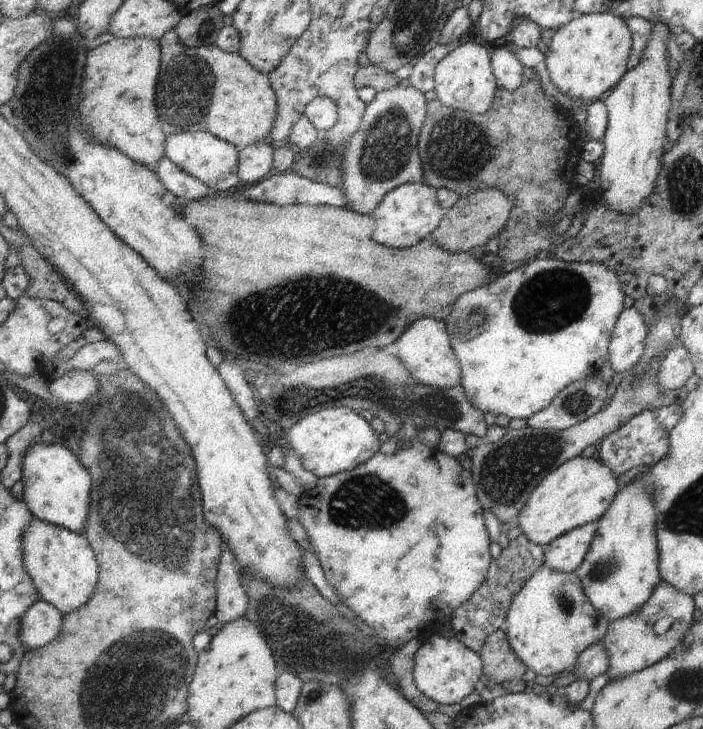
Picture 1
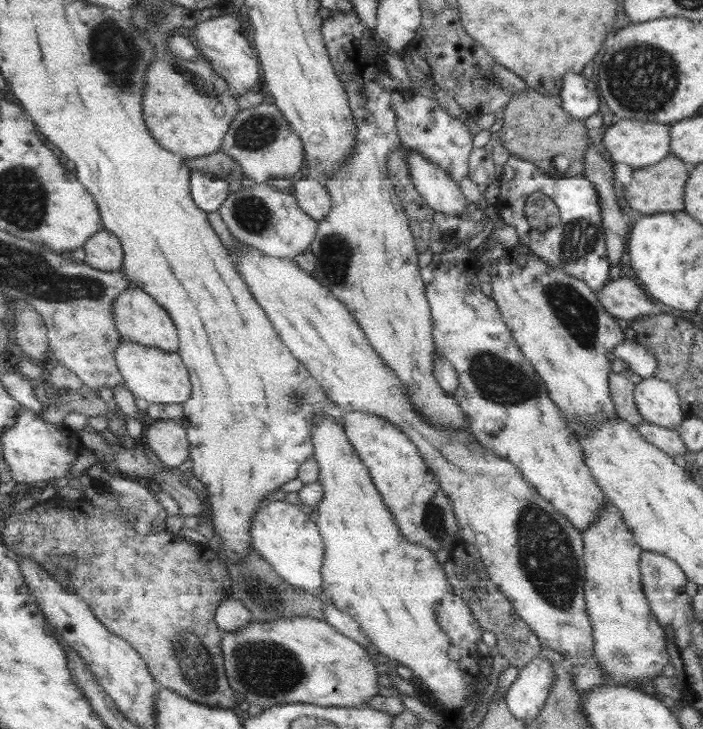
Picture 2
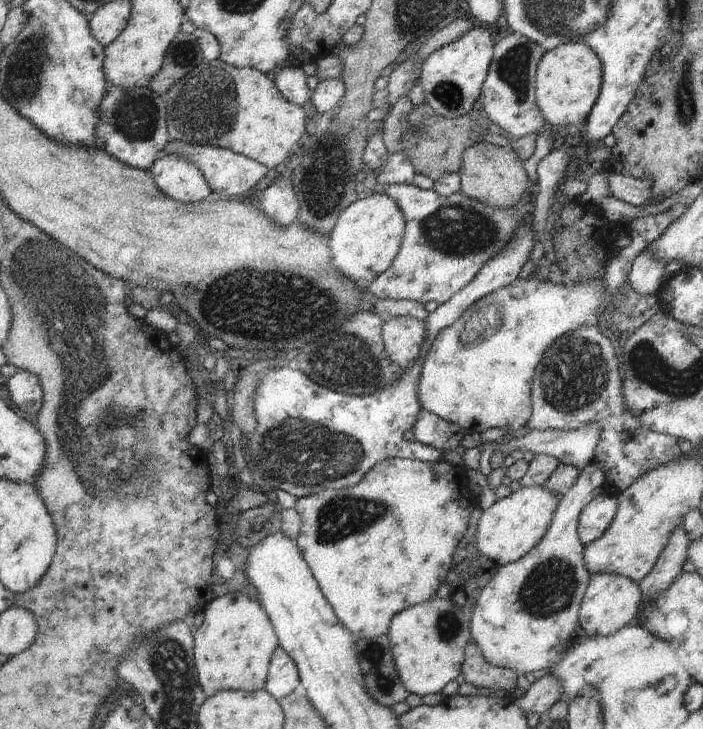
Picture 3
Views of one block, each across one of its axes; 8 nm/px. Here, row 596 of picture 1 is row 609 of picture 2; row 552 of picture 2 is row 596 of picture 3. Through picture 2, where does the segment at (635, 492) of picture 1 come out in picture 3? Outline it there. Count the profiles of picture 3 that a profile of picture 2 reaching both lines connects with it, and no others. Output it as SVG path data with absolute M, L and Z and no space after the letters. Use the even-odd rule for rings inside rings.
M594 573L589 578L579 610L579 623L588 637L608 637L634 623L641 603L639 583L625 576Z

